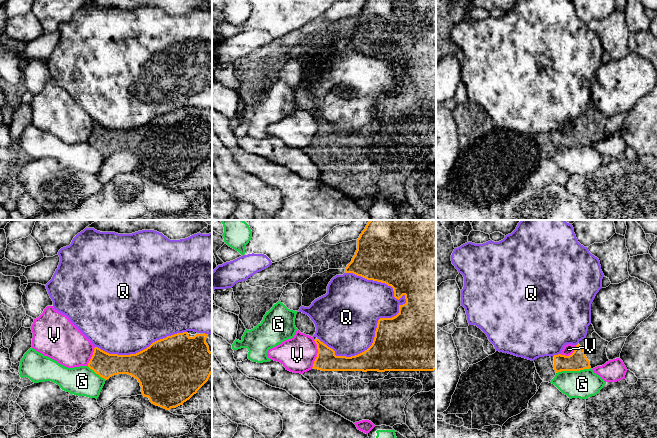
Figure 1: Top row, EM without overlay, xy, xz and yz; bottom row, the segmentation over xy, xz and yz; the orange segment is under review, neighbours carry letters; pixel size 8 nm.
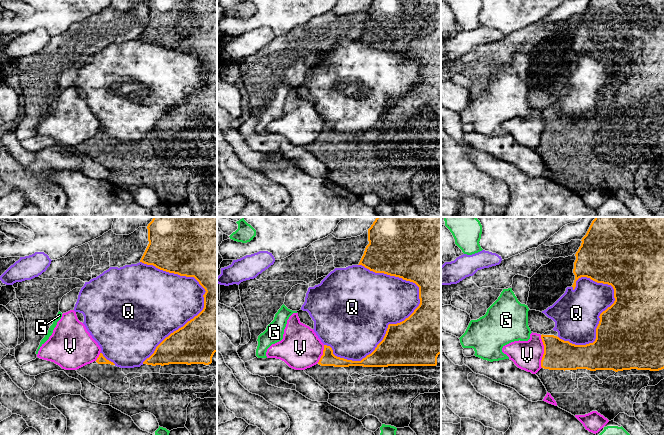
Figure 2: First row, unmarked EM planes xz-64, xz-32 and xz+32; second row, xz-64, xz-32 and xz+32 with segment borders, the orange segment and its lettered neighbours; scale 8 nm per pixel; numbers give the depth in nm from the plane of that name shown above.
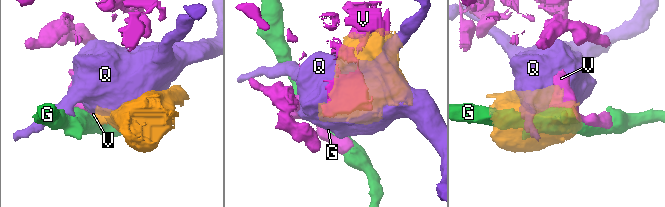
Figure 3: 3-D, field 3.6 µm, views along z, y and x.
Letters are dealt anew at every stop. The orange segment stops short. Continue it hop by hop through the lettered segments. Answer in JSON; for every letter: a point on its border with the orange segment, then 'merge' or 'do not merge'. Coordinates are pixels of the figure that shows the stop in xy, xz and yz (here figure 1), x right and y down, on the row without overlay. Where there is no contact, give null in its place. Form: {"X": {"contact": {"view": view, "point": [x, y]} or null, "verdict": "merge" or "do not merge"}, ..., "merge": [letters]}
{"G": {"contact": {"view": "yz", "point": [573, 146]}, "verdict": "do not merge"}, "Q": {"contact": {"view": "xz", "point": [373, 117]}, "verdict": "do not merge"}, "V": {"contact": {"view": "xz", "point": [317, 130]}, "verdict": "do not merge"}, "merge": []}

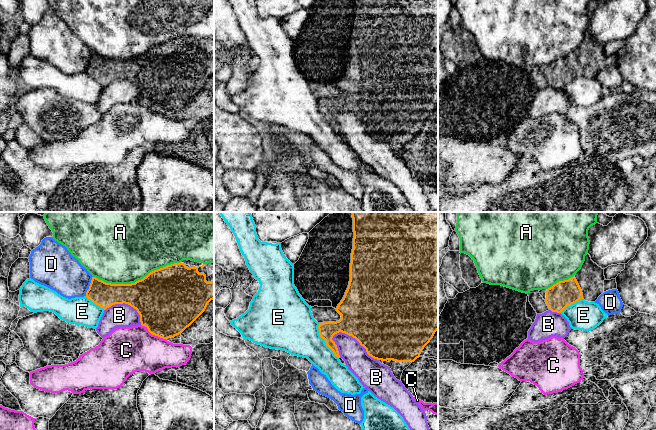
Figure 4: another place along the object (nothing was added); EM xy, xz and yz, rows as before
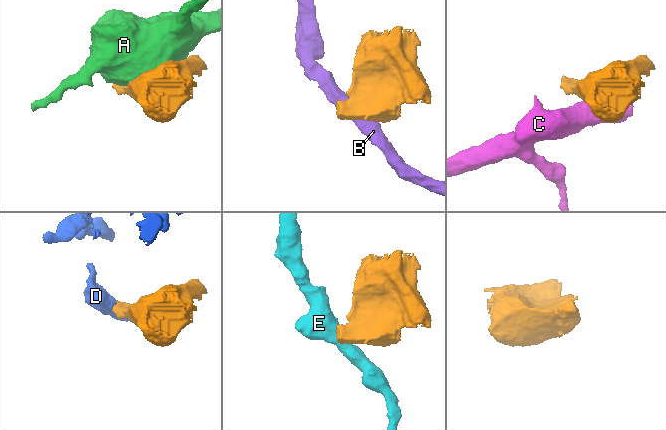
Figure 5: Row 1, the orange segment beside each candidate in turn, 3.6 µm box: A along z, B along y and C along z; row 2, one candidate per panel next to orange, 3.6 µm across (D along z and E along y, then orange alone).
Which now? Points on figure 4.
{"A": {"contact": {"view": "xy", "point": [136, 57]}, "verdict": "do not merge"}, "B": {"contact": {"view": "xz", "point": [356, 115]}, "verdict": "do not merge"}, "C": {"contact": {"view": "xy", "point": [154, 110]}, "verdict": "do not merge"}, "D": {"contact": {"view": "xy", "point": [89, 62]}, "verdict": "do not merge"}, "E": {"contact": {"view": "xz", "point": [325, 117]}, "verdict": "do not merge"}, "merge": []}

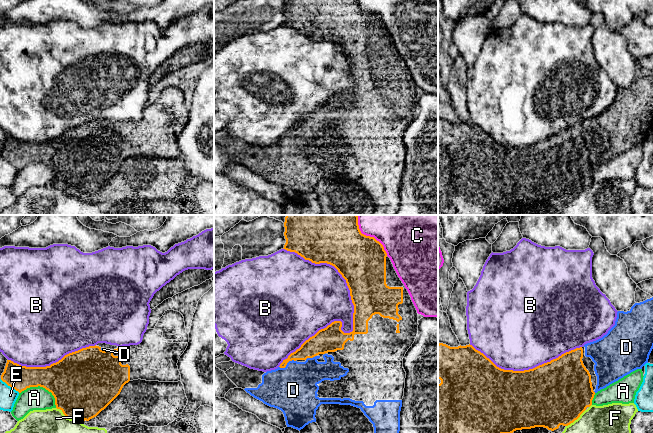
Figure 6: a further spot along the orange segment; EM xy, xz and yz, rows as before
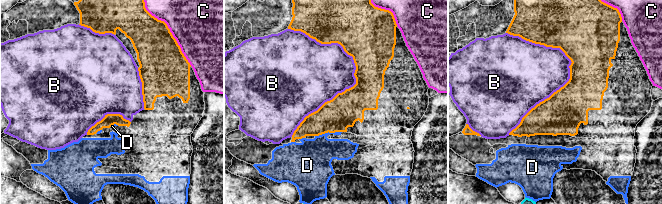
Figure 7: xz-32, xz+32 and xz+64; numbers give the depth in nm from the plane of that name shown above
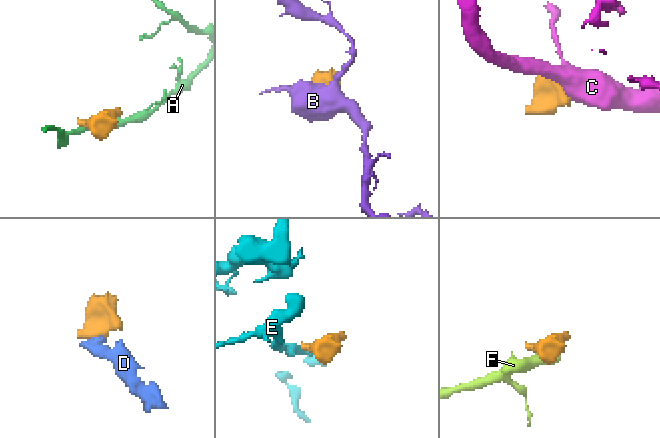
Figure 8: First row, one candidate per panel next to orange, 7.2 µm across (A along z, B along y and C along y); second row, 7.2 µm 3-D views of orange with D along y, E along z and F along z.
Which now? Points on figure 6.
{"A": {"contact": {"view": "xy", "point": [42, 162]}, "verdict": "do not merge"}, "B": {"contact": {"view": "xz", "point": [353, 90]}, "verdict": "do not merge"}, "C": {"contact": {"view": "xz", "point": [373, 13]}, "verdict": "do not merge"}, "D": {"contact": {"view": "xz", "point": [286, 140]}, "verdict": "merge"}, "E": {"contact": {"view": "xy", "point": [10, 162]}, "verdict": "do not merge"}, "F": {"contact": {"view": "xy", "point": [69, 193]}, "verdict": "do not merge"}, "merge": ["D"]}

